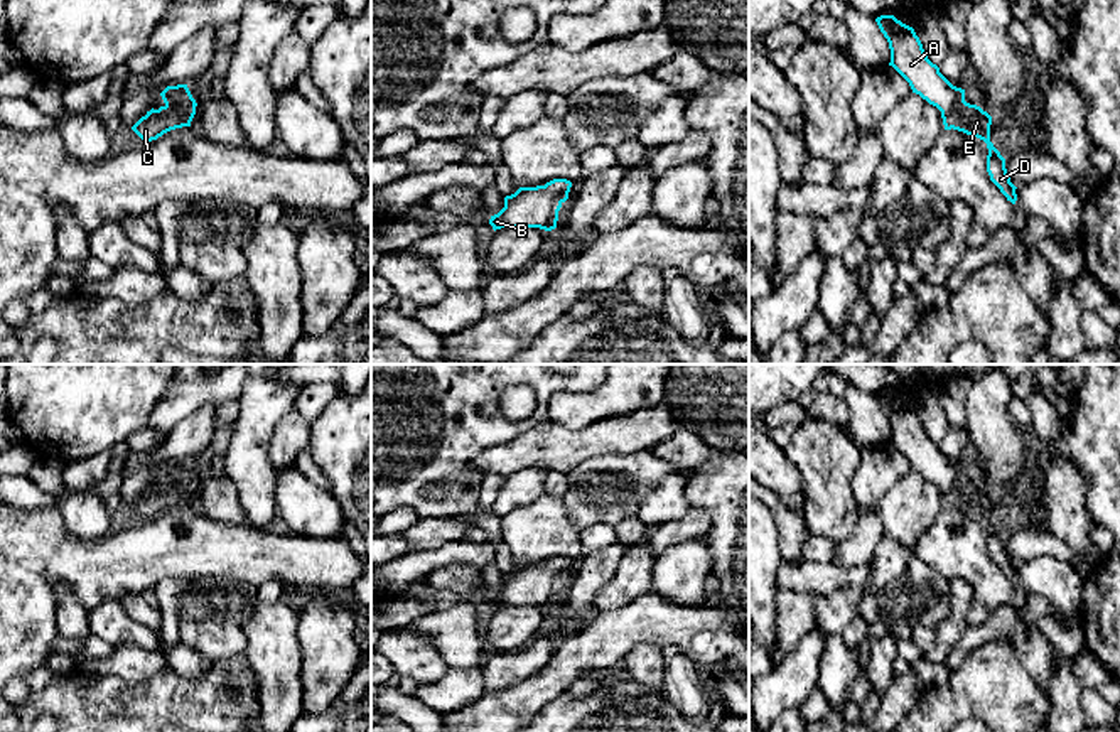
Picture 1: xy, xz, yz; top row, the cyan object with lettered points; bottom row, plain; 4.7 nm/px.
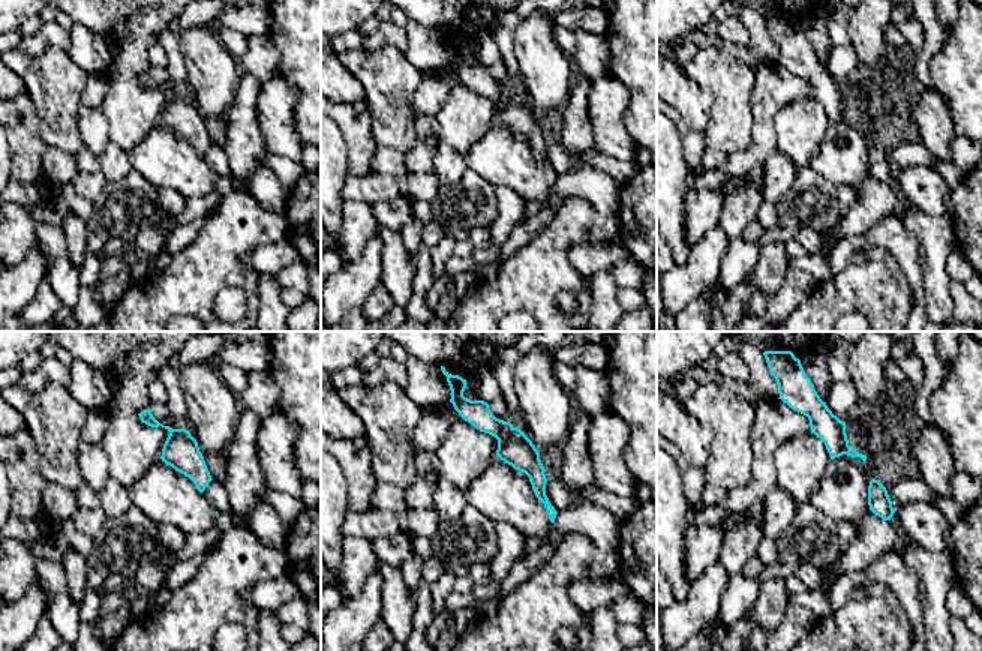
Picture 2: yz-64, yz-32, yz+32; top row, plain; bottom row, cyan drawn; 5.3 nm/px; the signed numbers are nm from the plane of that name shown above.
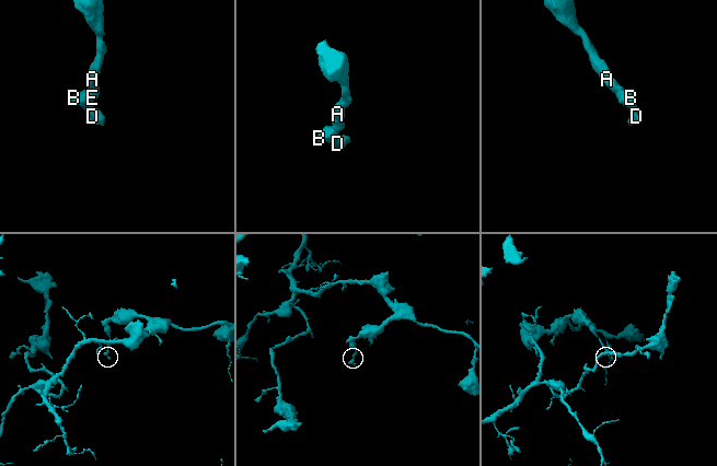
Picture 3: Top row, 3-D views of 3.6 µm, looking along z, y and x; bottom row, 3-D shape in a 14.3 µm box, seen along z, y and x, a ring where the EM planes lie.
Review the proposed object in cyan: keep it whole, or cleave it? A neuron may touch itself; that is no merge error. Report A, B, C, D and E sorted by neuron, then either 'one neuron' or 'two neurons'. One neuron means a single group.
groups A B C D E; one neuron

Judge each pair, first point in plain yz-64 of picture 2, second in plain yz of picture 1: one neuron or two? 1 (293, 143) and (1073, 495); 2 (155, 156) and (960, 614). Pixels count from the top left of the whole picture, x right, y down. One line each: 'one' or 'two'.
1: one
2: two

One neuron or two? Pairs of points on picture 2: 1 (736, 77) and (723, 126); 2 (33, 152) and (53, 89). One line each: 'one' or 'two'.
1: one
2: two

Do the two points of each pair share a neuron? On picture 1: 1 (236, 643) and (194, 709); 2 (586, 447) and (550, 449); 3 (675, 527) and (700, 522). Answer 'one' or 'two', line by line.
1: two
2: one
3: one

